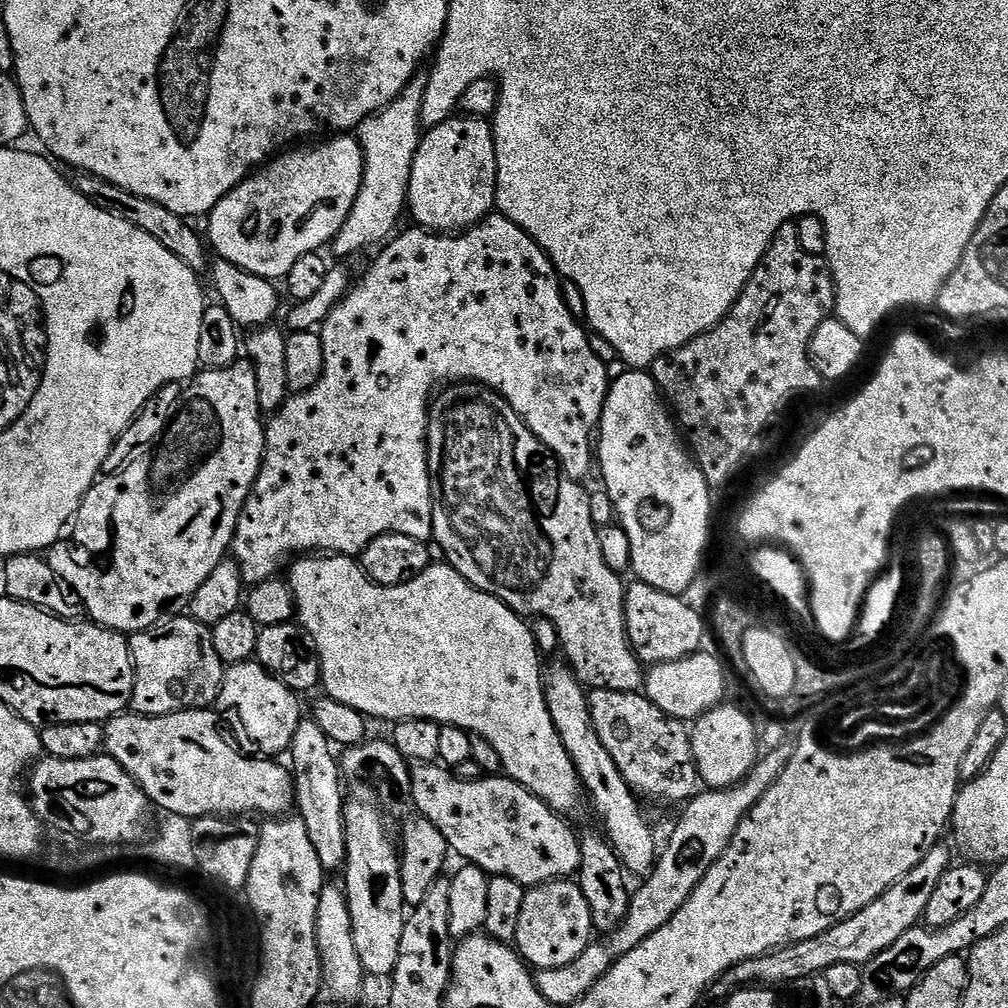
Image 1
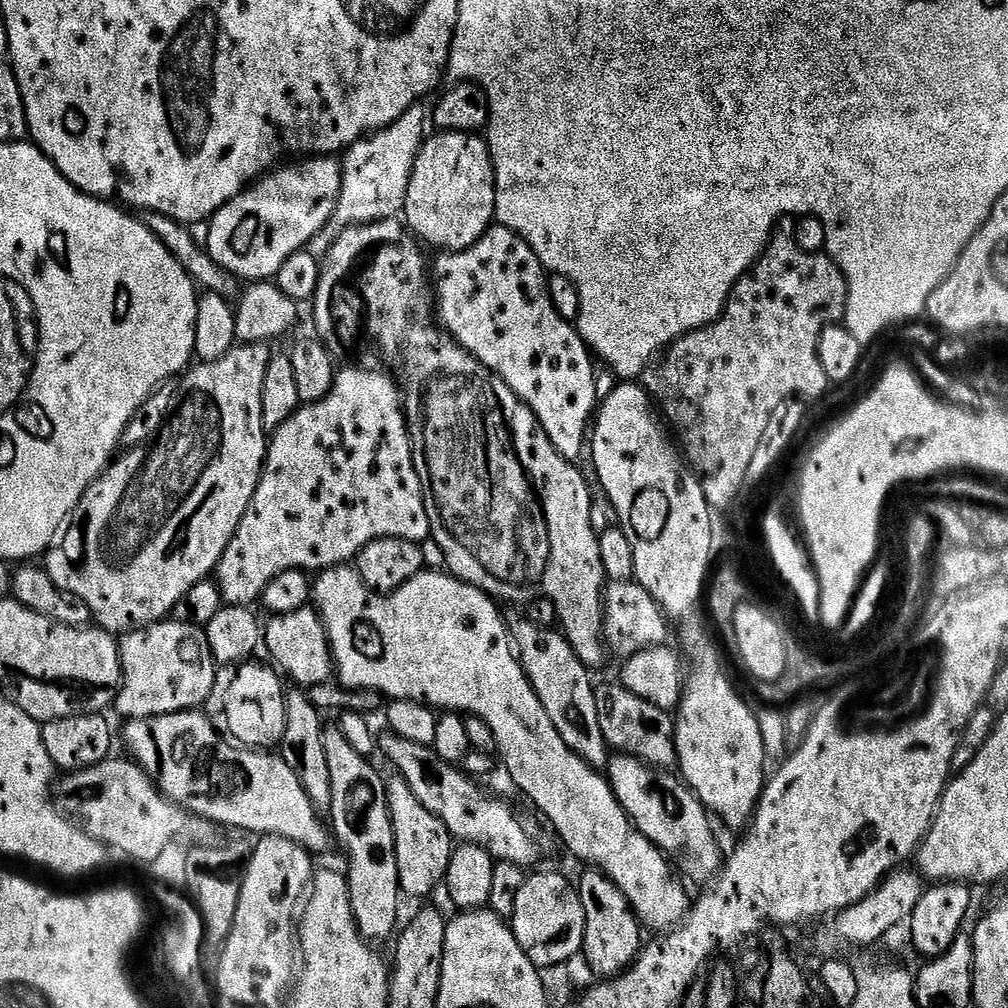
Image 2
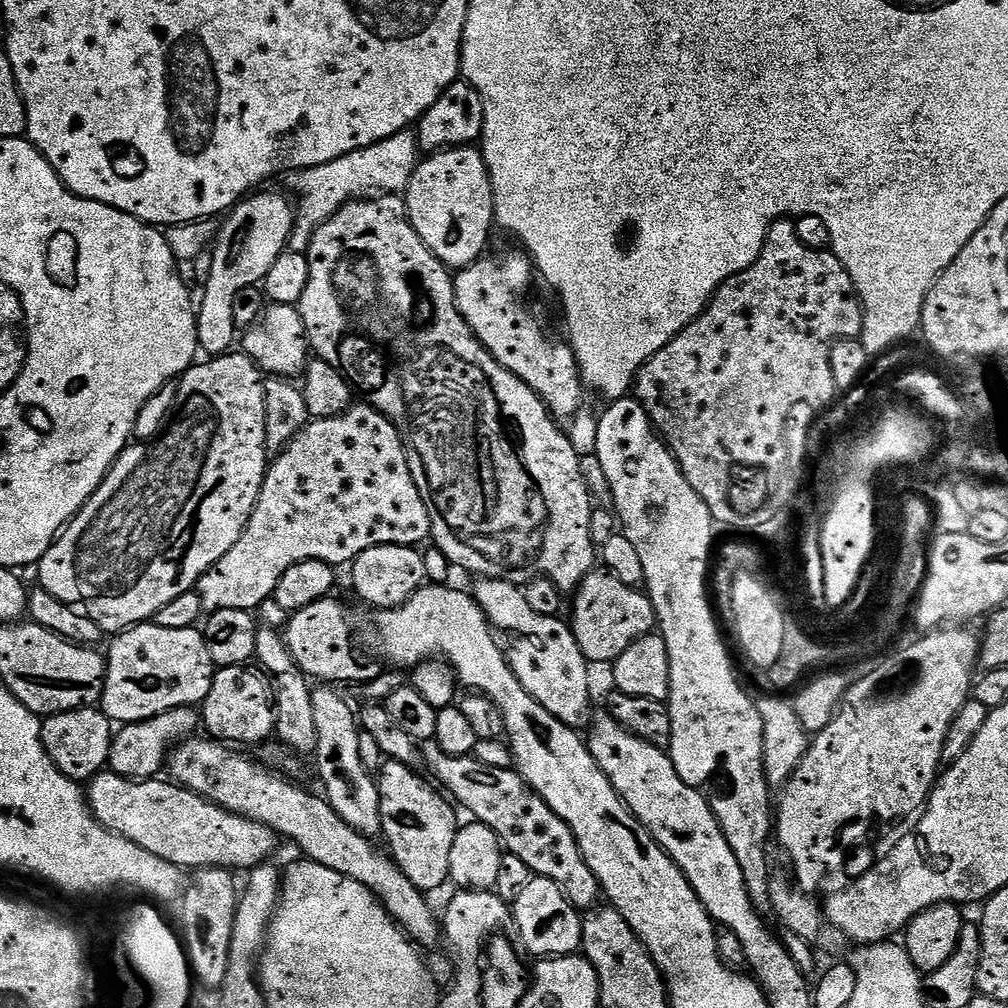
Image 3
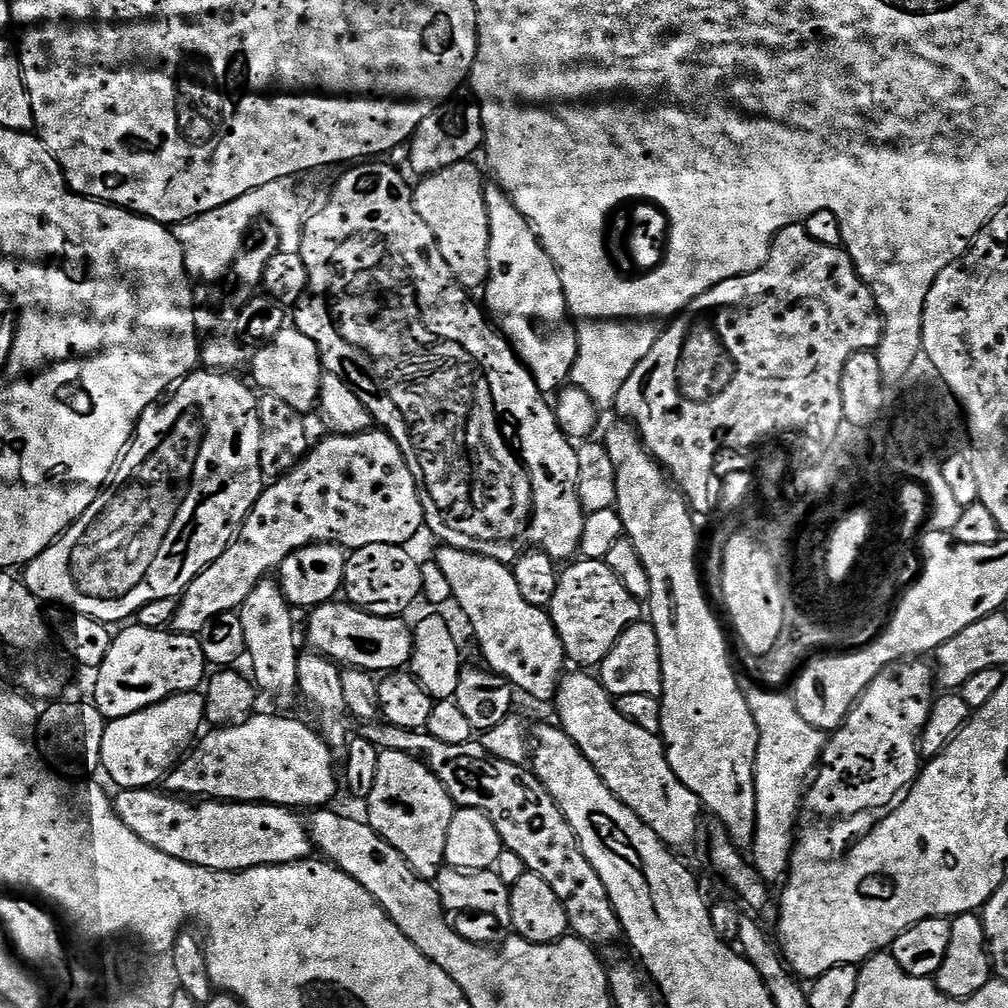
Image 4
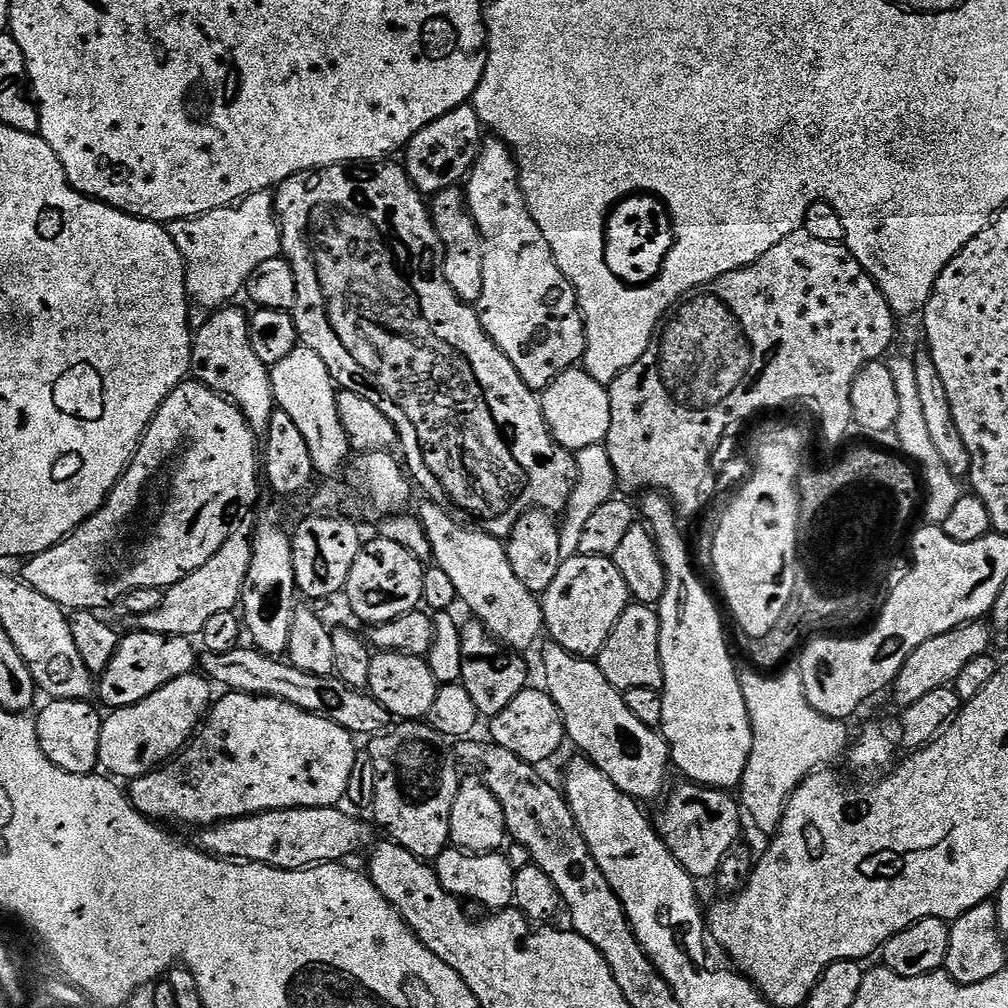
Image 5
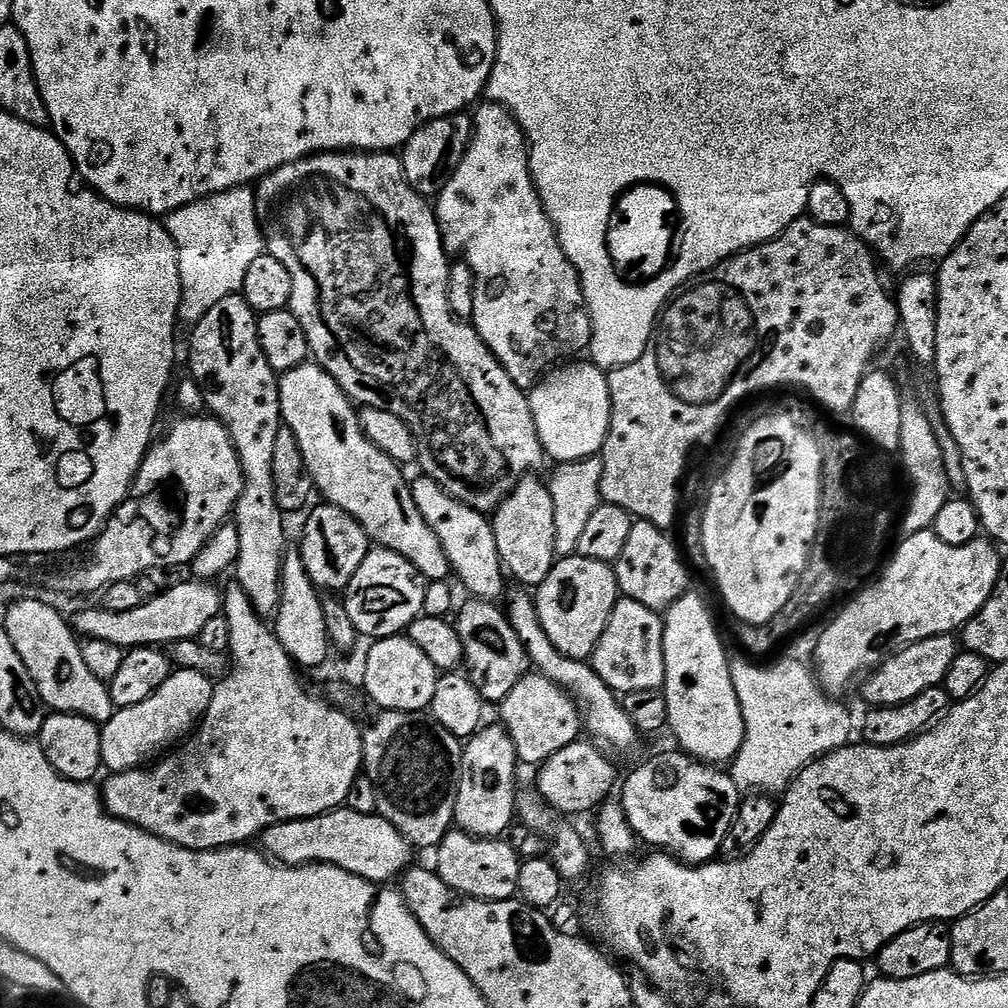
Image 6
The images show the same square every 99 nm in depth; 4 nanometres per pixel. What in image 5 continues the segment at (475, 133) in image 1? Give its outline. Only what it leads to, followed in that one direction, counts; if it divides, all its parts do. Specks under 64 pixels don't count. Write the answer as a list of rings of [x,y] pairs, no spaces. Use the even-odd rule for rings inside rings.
[[[456,186],[435,193],[430,200],[430,211],[432,225],[436,227],[440,242],[444,246],[446,282],[450,282],[454,294],[458,294],[463,304],[475,306],[482,298],[482,270],[484,269],[486,240],[481,236],[480,228],[468,212],[465,193]]]

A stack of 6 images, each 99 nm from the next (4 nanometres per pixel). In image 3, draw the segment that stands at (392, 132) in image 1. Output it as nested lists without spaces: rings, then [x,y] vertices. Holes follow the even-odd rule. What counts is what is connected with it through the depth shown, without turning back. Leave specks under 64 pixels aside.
[[[405,130],[382,142],[374,142],[374,146],[366,146],[362,150],[342,154],[342,158],[334,158],[334,162],[326,162],[322,166],[305,168],[295,173],[291,180],[293,186],[304,195],[304,217],[301,220],[299,217],[298,223],[293,227],[291,251],[304,252],[317,228],[351,200],[375,198],[381,194],[403,193],[407,189],[417,163],[416,133]]]

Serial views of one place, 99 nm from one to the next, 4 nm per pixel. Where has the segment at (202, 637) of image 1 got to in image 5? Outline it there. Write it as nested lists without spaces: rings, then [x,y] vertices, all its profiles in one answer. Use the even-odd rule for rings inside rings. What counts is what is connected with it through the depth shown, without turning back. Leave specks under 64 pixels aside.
[[[133,630],[129,636],[125,635],[121,639],[118,650],[110,662],[110,666],[106,666],[106,670],[99,677],[98,696],[100,692],[101,700],[99,700],[99,703],[101,705],[104,703],[108,710],[132,707],[136,703],[150,698],[155,691],[162,690],[164,686],[173,682],[176,678],[182,678],[183,675],[191,673],[198,664],[198,652],[192,649],[192,644],[193,641],[187,636],[163,636],[162,634],[141,632],[139,630]]]

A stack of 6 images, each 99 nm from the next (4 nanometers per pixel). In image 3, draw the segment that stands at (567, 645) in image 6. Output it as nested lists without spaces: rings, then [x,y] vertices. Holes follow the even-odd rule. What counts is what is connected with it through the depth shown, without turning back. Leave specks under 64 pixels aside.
[[[607,570],[589,572],[588,577],[576,588],[571,600],[570,627],[578,642],[578,650],[582,650],[582,654],[592,666],[596,666],[596,664],[611,665],[619,656],[626,654],[626,650],[630,650],[630,646],[635,640],[649,635],[657,627],[656,611],[647,591],[626,586],[626,582],[618,582],[618,578],[614,578]]]

